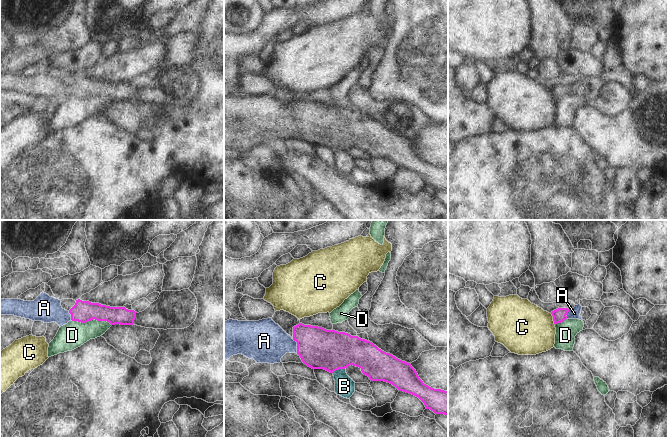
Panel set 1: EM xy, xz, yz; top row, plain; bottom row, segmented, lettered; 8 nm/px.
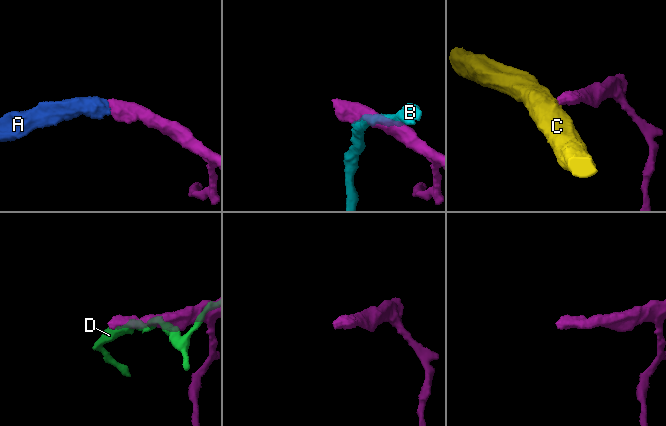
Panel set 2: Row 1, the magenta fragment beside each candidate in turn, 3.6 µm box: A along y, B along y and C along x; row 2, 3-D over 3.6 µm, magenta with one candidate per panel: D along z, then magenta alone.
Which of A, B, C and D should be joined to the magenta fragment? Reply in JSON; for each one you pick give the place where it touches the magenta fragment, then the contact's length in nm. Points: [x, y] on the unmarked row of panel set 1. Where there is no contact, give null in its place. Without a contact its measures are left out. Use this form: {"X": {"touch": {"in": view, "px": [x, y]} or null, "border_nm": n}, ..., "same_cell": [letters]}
{"A": {"touch": {"in": "xz", "px": [297, 121]}, "border_nm": 120}, "same_cell": ["A"]}

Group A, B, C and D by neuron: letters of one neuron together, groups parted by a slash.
A / B / C / D

